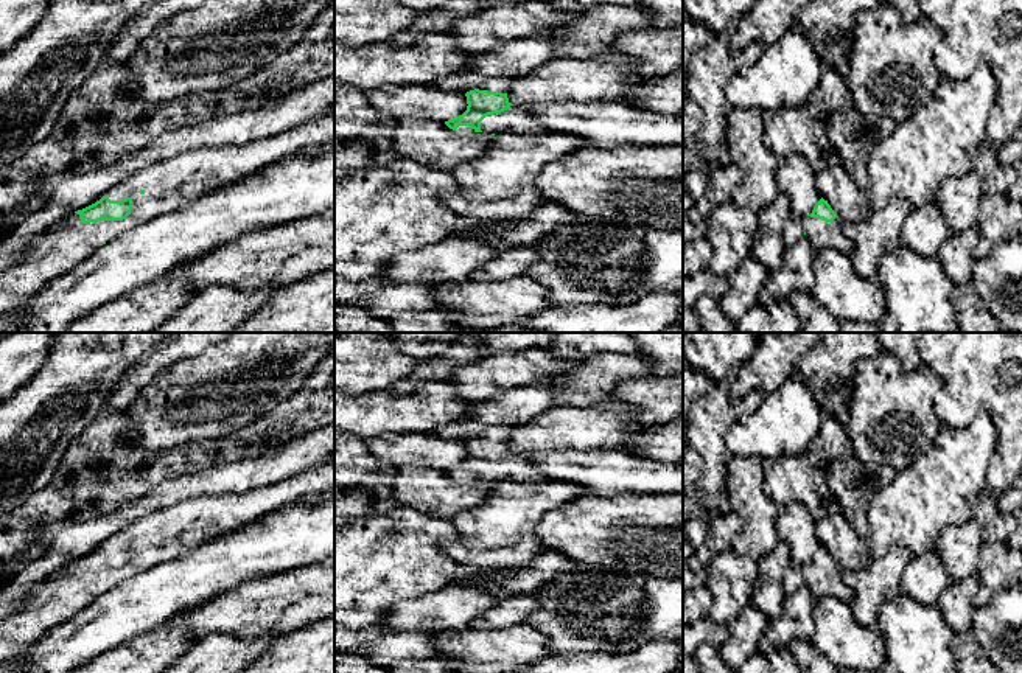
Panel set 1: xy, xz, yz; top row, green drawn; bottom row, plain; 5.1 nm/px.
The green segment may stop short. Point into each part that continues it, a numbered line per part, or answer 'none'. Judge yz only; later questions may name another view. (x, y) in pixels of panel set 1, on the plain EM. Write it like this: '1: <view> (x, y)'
1: yz (822, 582)

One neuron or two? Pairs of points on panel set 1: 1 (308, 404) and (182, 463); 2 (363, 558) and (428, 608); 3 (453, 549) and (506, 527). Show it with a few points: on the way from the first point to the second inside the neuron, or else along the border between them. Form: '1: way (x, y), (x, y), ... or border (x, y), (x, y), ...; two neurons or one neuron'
1: way (277, 428), (244, 443), (213, 451); one neuron
2: border (450, 585), (420, 597), (400, 600), (384, 617); two neurons
3: way (465, 549), (478, 547), (493, 537); one neuron

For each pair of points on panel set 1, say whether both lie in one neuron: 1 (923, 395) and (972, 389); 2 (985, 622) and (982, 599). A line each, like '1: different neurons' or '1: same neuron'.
1: different neurons
2: different neurons

